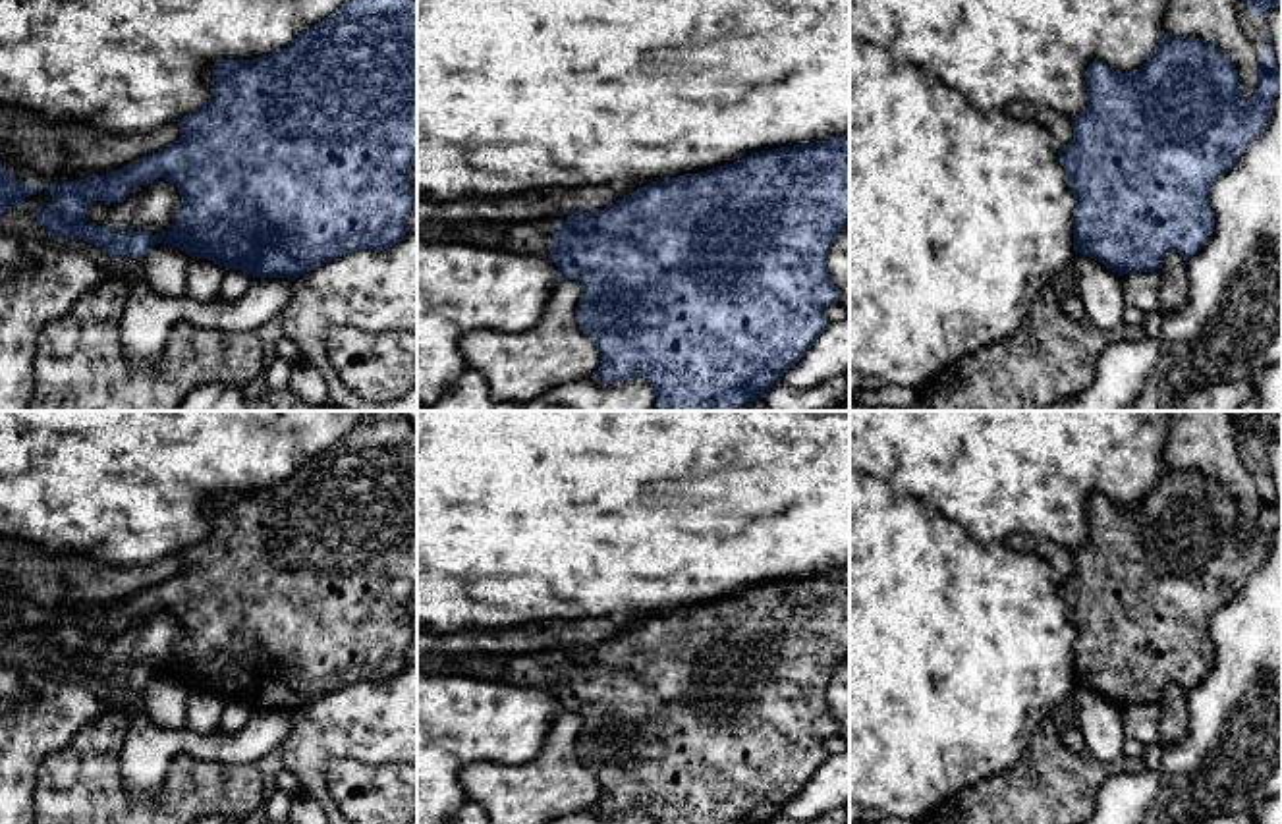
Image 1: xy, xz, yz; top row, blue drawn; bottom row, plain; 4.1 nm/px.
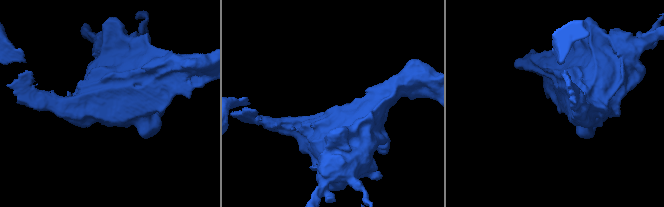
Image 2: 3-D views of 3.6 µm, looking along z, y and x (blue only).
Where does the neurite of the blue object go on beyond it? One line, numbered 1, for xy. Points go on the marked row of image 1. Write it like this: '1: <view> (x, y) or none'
1: none

